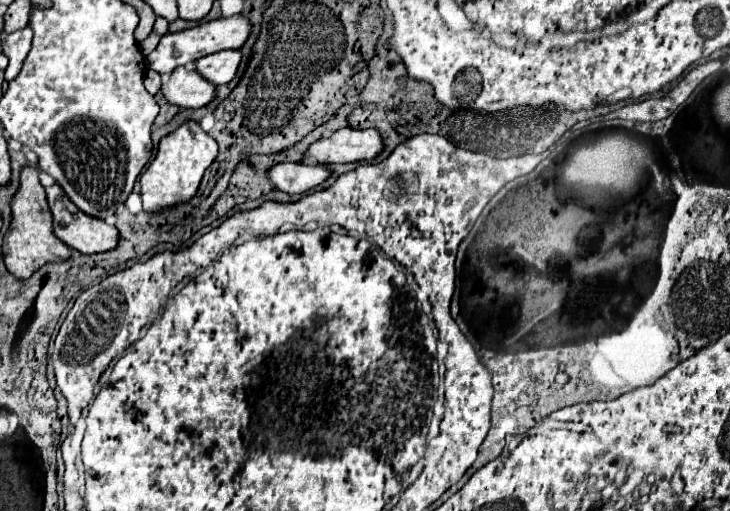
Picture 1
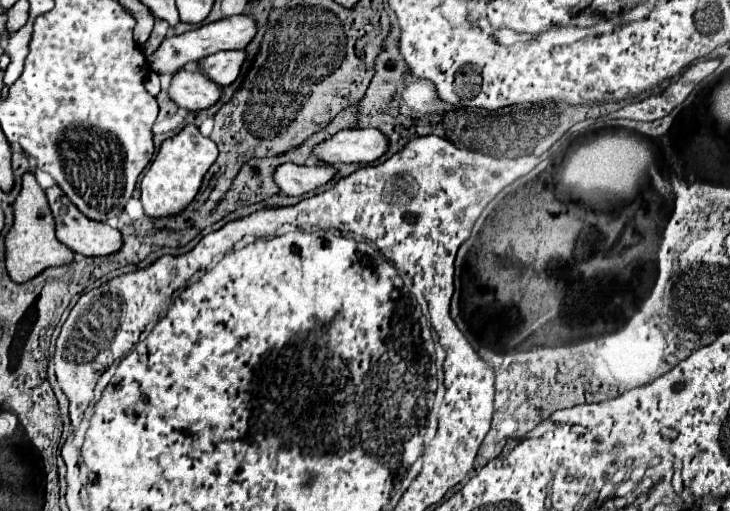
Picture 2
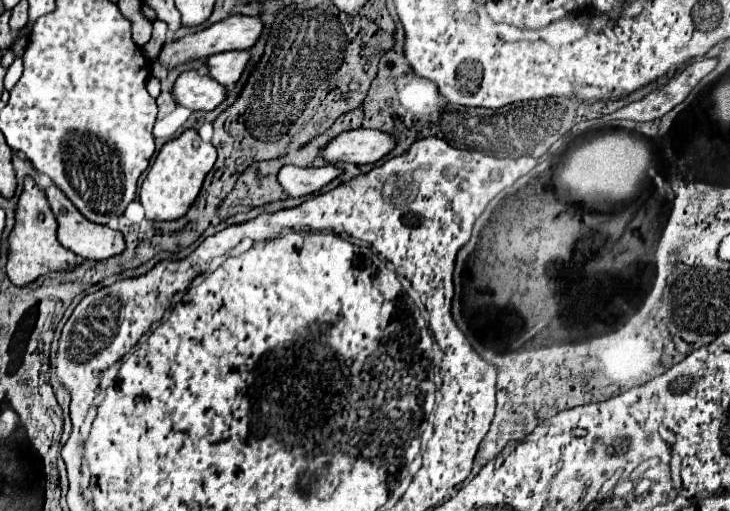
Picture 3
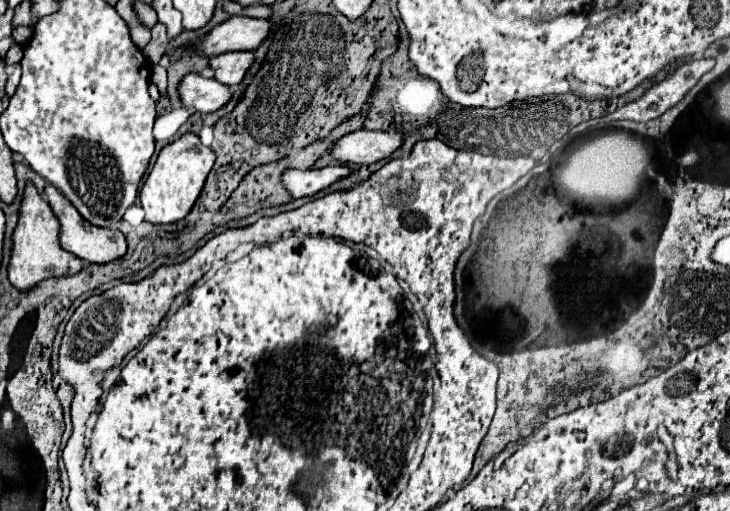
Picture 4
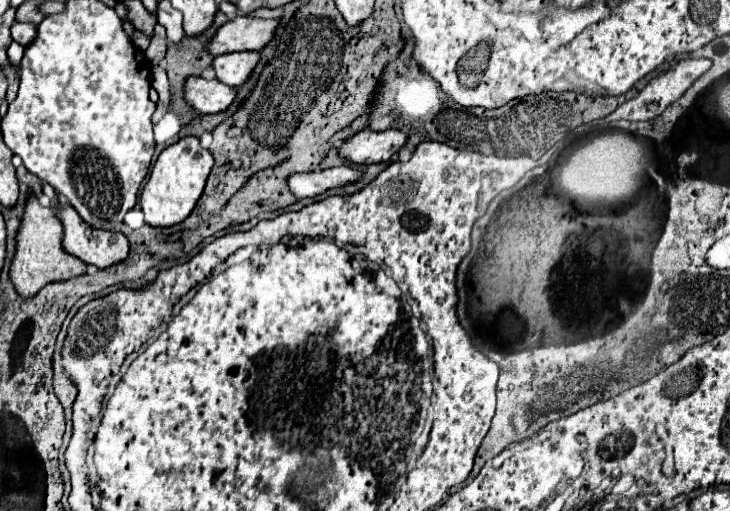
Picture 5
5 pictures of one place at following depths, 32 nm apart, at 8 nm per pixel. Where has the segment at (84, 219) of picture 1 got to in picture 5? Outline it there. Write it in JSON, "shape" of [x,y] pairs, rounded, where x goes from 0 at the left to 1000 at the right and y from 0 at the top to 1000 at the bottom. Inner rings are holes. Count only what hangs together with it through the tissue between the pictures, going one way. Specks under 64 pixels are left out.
{"shape":[[[58,360],[58,376],[68,387],[68,399],[79,411],[79,427],[85,431],[85,442],[88,442],[88,489],[104,505],[110,505],[112,513],[118,517],[126,517],[132,521],[134,528],[142,528],[142,524],[151,524],[162,513],[170,513],[175,505],[175,493],[178,493],[178,474],[173,470],[173,462],[167,454],[148,454],[148,450],[129,450],[123,446],[121,438],[115,438],[115,431],[110,431],[110,423],[104,423],[104,415],[99,415],[96,403],[85,403],[74,368],[66,364],[66,360]],[[123,458],[129,462],[129,470],[123,470]]]}

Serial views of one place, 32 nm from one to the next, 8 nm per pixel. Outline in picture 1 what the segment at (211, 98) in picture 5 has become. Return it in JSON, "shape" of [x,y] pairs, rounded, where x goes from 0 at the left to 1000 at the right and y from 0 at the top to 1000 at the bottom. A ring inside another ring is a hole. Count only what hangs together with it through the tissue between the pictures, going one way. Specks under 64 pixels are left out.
{"shape":[[[241,133],[227,168],[222,168],[230,200],[247,211],[279,211],[296,192],[296,168],[268,137]]]}

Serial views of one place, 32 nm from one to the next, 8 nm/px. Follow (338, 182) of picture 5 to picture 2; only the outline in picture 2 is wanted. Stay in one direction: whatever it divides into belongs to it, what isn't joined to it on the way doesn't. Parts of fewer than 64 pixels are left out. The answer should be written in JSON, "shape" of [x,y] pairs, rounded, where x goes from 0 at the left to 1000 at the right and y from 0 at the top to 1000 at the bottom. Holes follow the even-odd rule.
{"shape":[[[479,250],[466,254],[447,278],[430,290],[430,305],[447,321],[460,317],[493,317],[507,321],[532,294],[532,270],[521,254]],[[386,321],[375,352],[392,384],[414,384],[436,364],[452,356],[460,344],[460,329],[455,325],[408,325],[408,321]]]}

